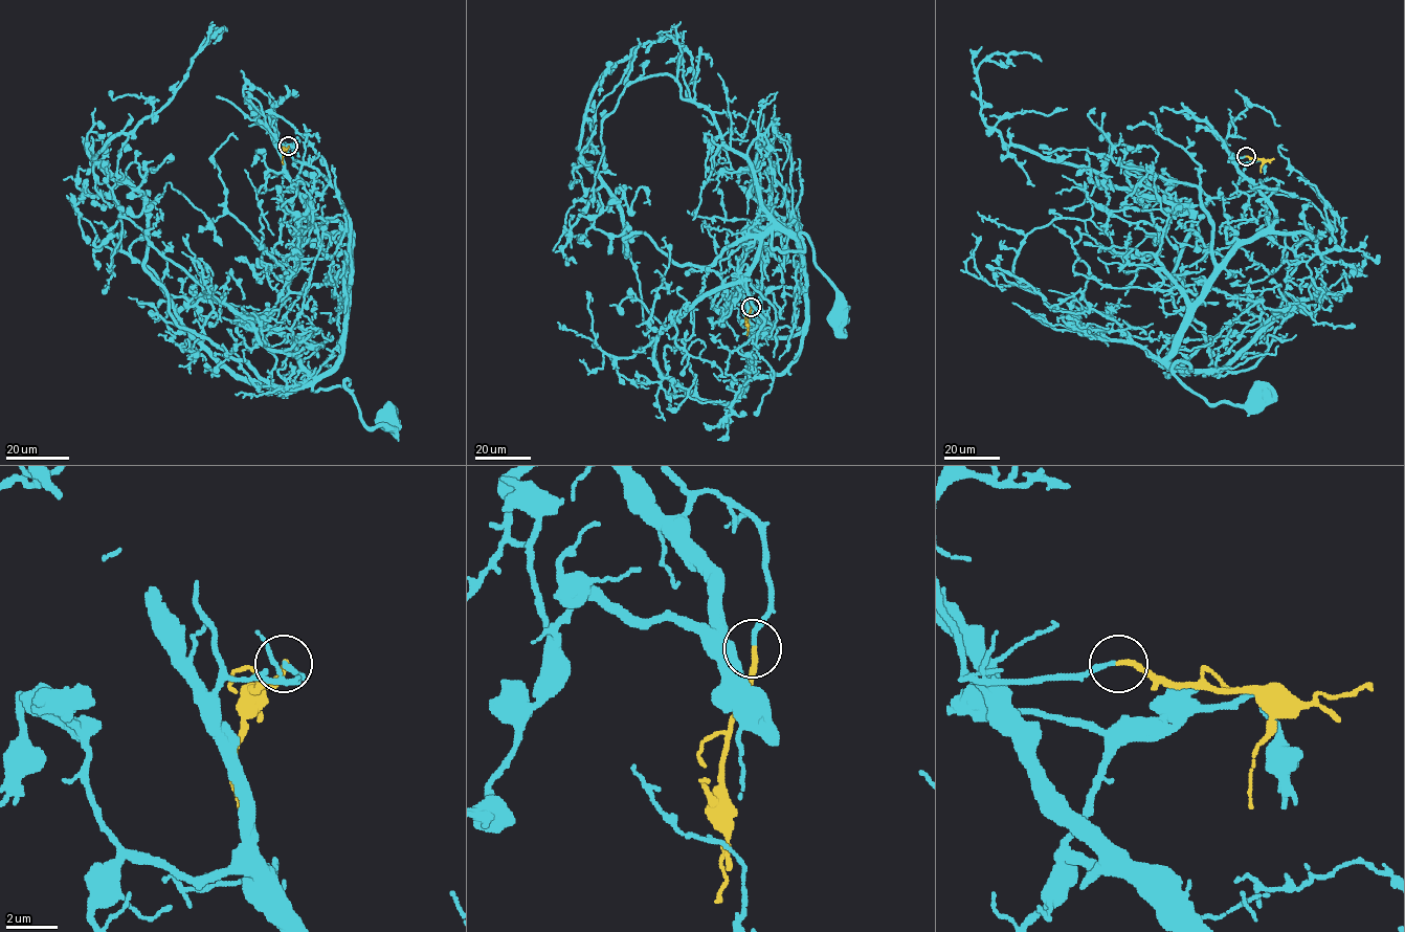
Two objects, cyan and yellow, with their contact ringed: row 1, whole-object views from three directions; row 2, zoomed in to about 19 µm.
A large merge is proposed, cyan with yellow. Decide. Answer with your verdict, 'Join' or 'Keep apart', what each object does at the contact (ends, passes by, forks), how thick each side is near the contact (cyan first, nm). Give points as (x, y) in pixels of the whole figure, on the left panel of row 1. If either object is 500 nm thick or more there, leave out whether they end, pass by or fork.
Join. At the ring cyan ends. At the ring yellow ends. Thickness 180 nm (cyan) against 220 nm

